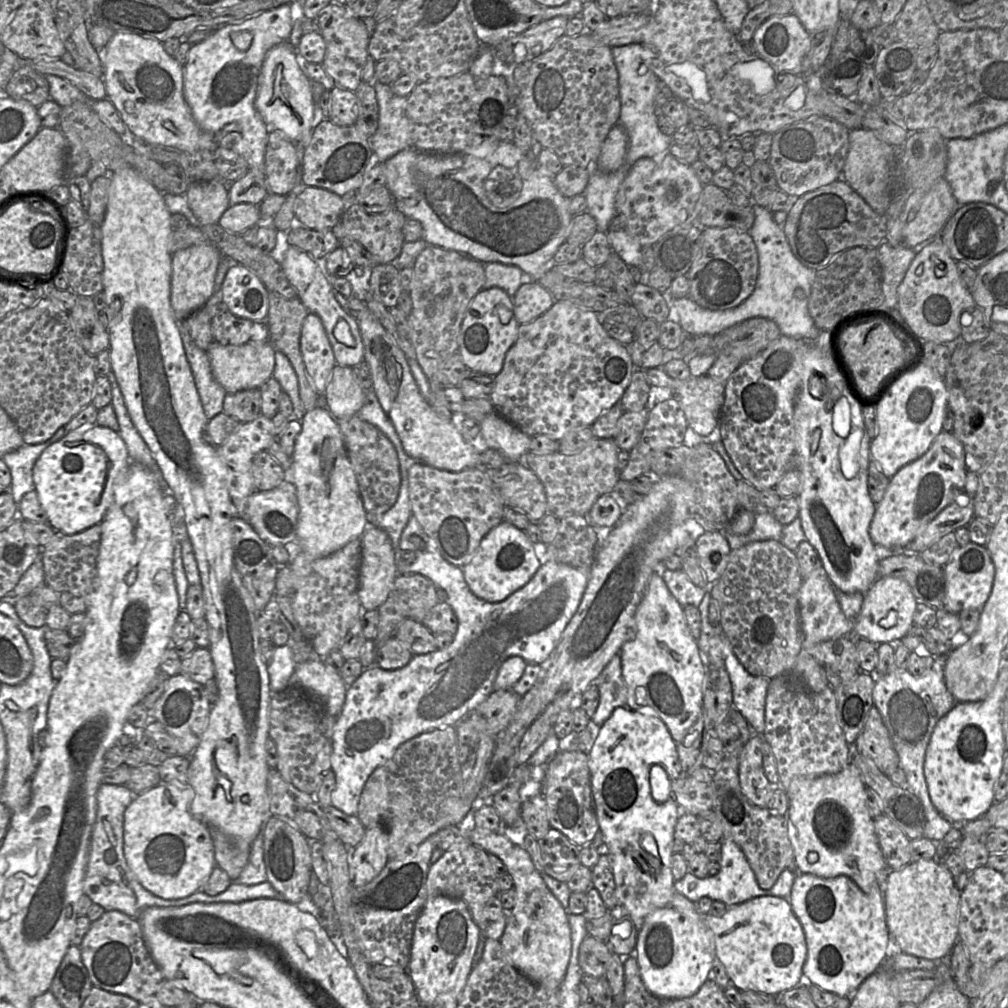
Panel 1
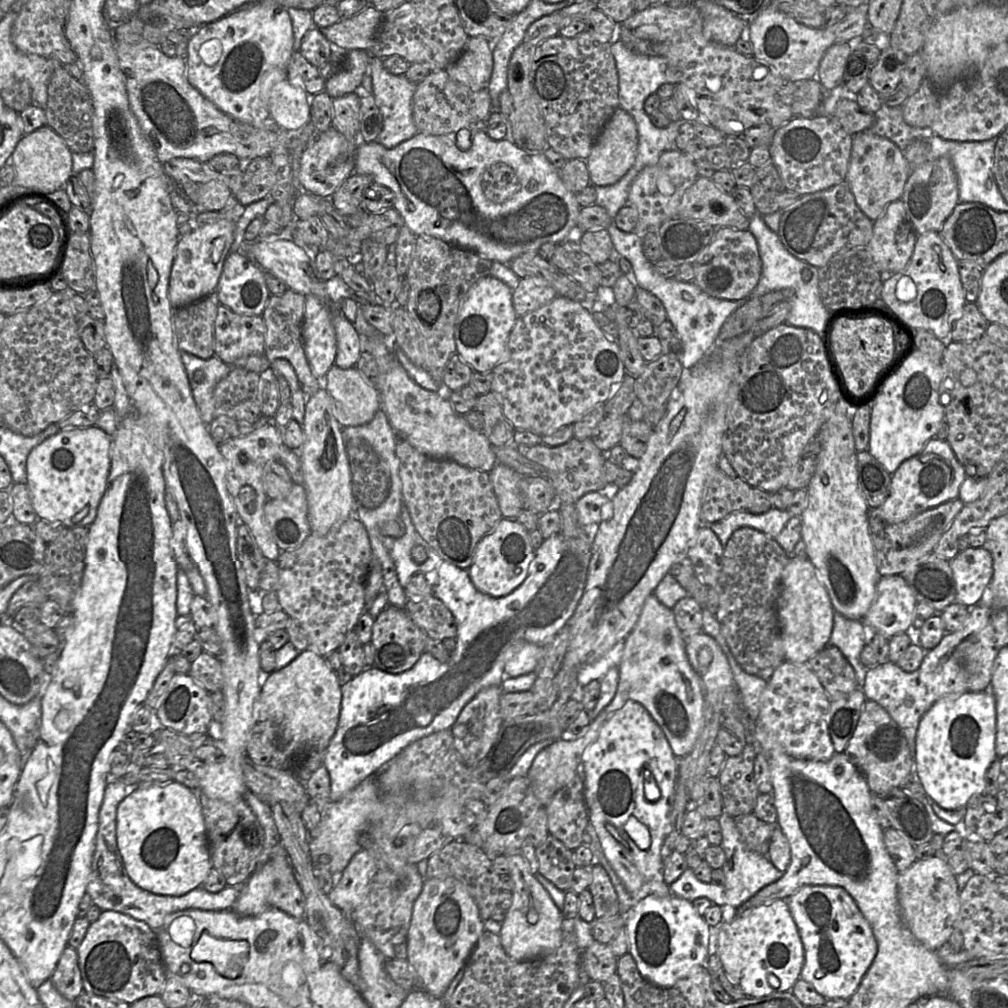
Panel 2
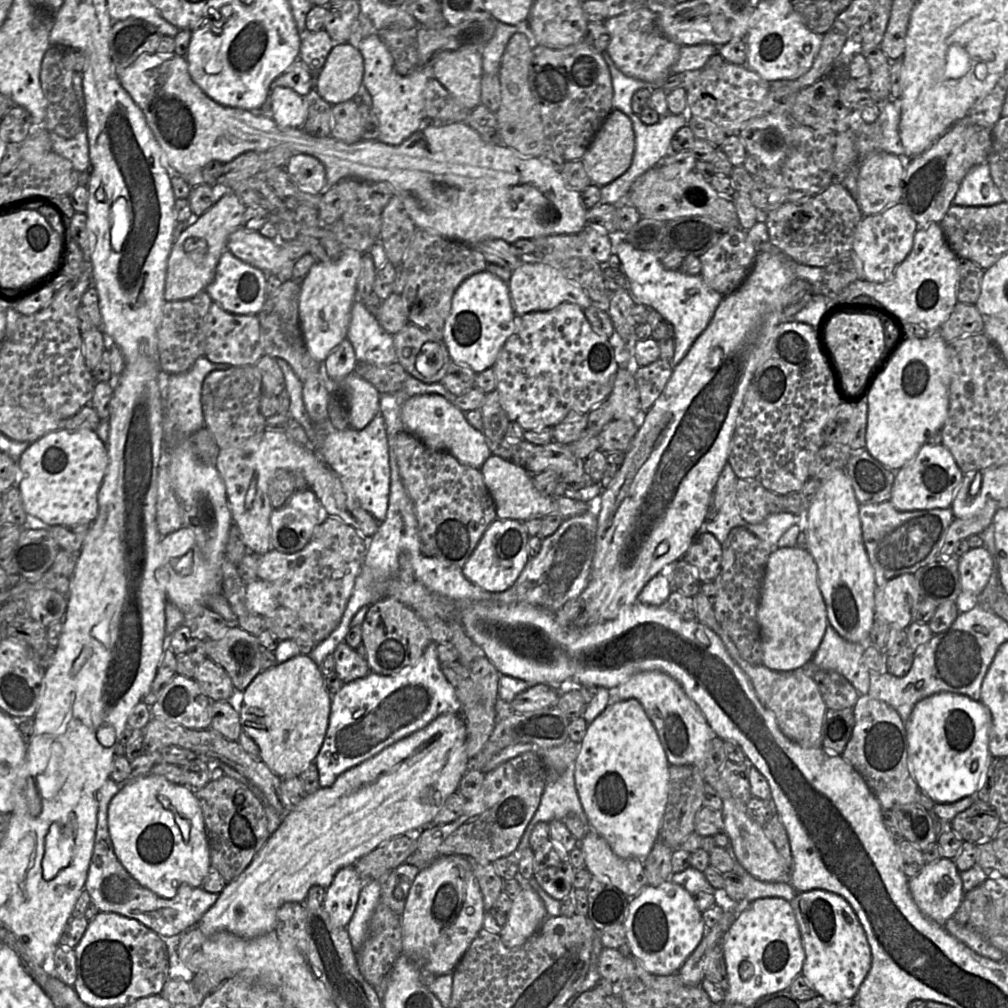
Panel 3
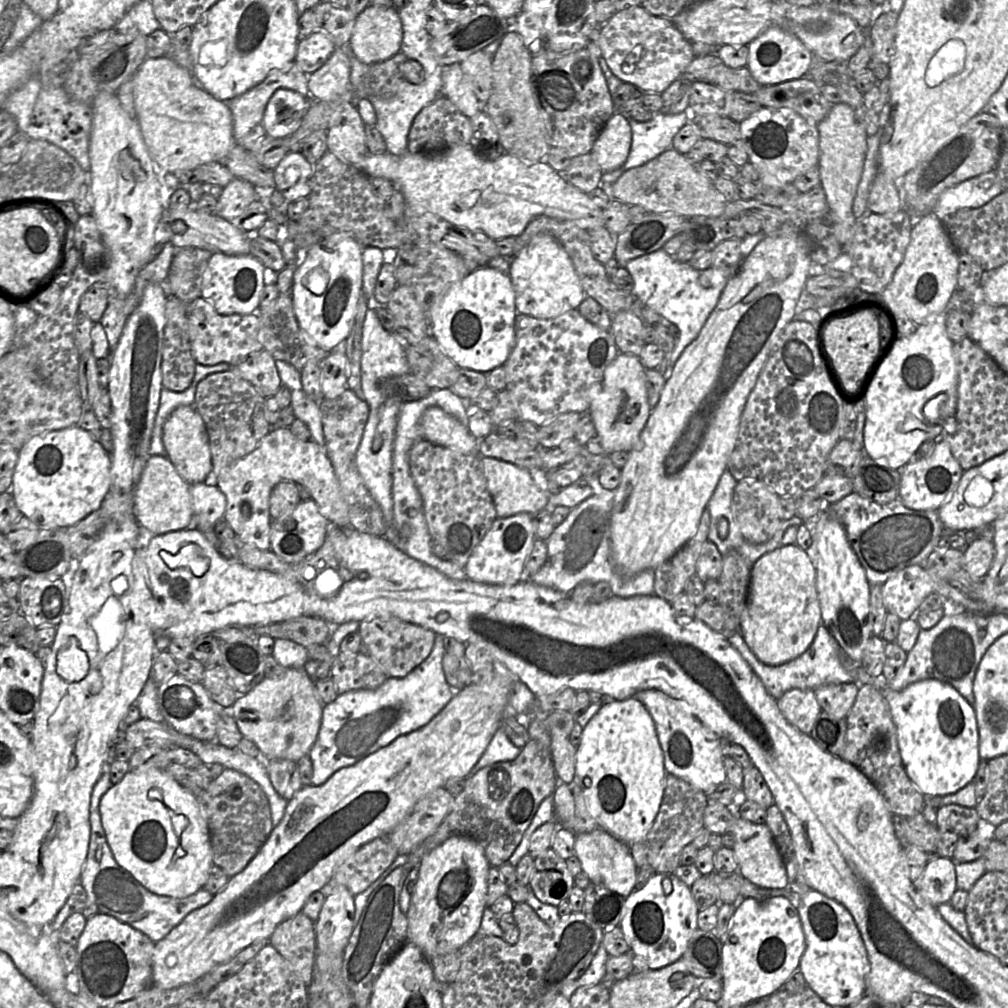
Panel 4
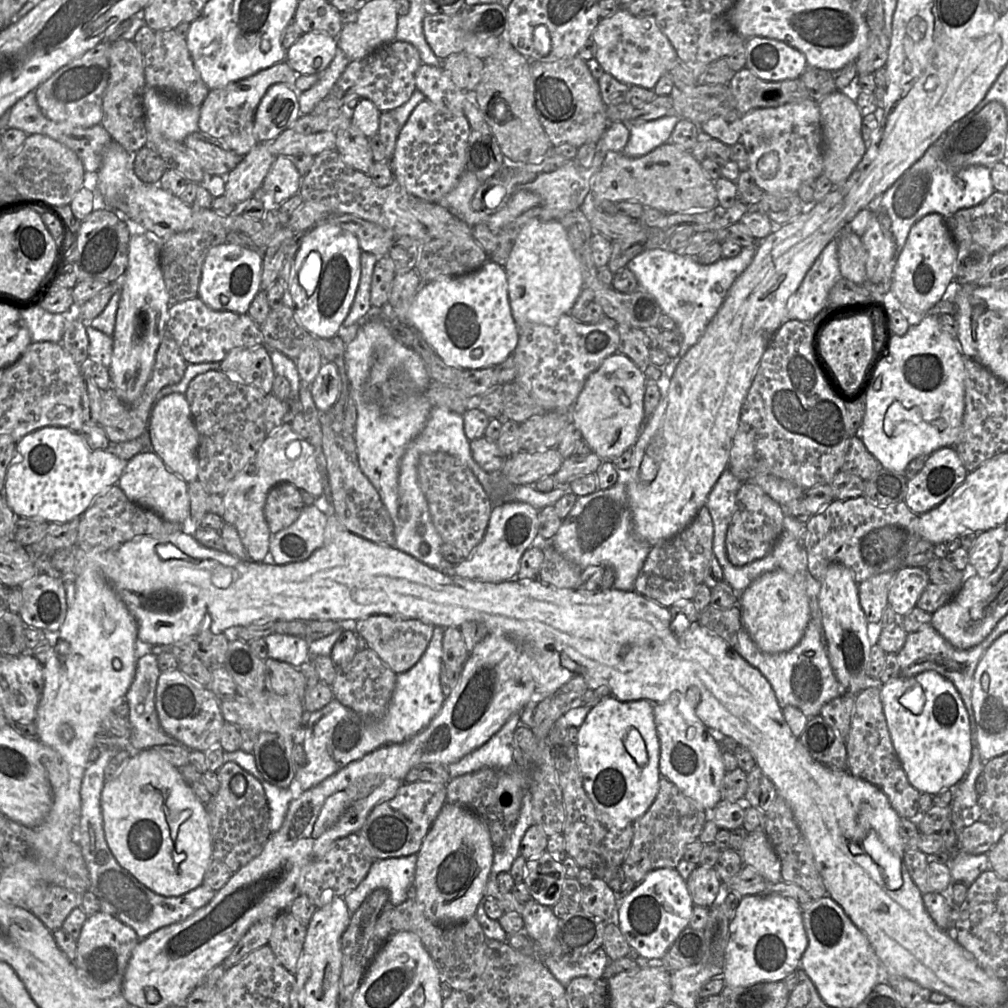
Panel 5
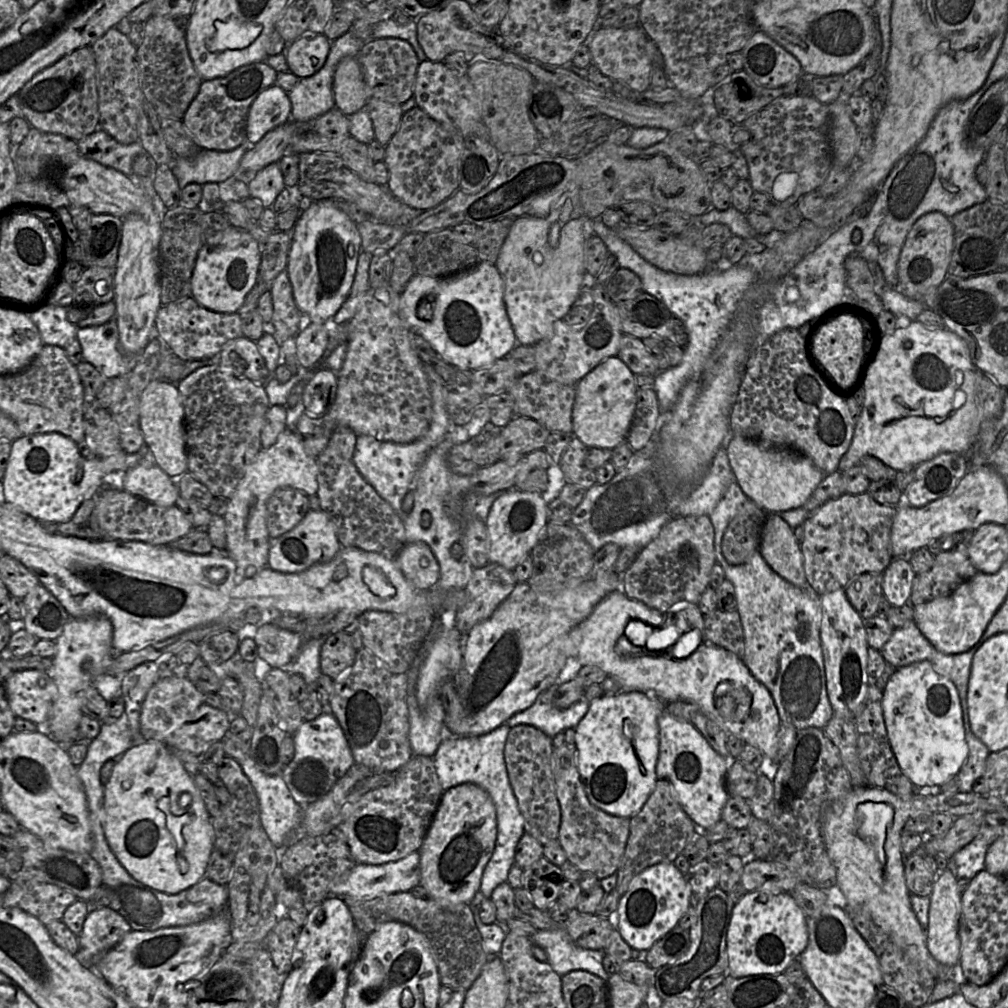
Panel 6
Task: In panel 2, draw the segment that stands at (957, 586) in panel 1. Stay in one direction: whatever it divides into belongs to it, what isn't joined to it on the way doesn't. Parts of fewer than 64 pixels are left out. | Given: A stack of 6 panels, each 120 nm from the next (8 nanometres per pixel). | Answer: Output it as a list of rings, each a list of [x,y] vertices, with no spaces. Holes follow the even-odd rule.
[[[968,547],[950,562],[956,588],[956,601],[977,605],[993,577],[993,556],[983,547]]]

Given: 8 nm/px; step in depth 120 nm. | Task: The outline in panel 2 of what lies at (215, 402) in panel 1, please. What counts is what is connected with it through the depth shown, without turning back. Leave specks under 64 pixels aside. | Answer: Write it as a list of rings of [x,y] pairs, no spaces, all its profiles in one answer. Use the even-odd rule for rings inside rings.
[[[187,352],[180,353],[200,418],[208,426],[214,418],[215,387],[232,366],[217,356],[202,359]]]

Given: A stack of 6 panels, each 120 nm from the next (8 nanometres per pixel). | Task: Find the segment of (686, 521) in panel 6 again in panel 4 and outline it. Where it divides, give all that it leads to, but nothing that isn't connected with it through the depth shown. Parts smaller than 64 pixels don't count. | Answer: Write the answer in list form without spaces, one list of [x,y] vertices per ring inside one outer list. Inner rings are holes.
[[[706,507],[695,535],[654,569],[654,595],[671,602],[684,593],[687,580],[696,573],[696,563],[703,544],[708,540],[709,528],[710,512]]]

